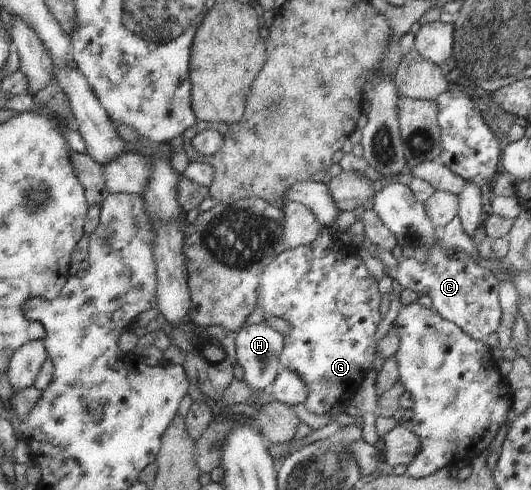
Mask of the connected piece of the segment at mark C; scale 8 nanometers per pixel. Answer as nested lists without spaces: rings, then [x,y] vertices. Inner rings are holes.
[[[433,244],[428,249],[426,262],[401,259],[393,277],[402,288],[408,288],[418,295],[427,295],[432,301],[431,308],[444,320],[450,320],[466,332],[472,340],[486,343],[488,336],[499,327],[498,281],[489,270],[476,265],[474,259],[458,247],[445,249],[441,244]]]

